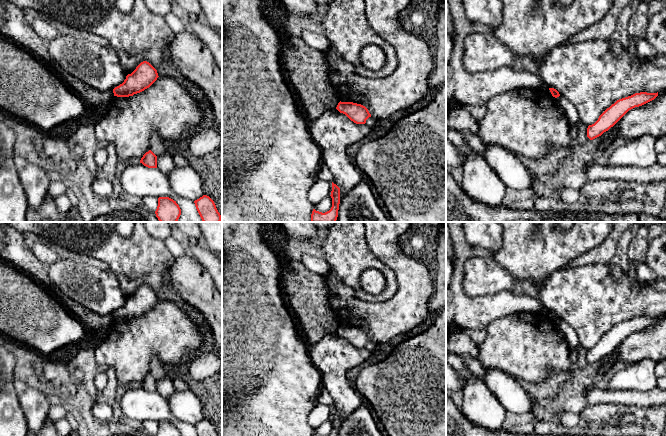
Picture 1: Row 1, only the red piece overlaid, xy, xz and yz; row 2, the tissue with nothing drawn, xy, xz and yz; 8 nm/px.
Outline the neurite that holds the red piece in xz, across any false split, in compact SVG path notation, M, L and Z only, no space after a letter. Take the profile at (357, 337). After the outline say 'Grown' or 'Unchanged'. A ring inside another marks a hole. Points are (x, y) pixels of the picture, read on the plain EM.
M339 326L336 333L345 338L351 345L356 348L365 348L366 344L371 341L368 333L357 327L353 326Z. Unchanged

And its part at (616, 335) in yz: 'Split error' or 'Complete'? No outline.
Complete

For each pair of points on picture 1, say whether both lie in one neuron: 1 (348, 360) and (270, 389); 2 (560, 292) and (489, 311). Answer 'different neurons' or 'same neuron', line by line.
1: different neurons
2: different neurons

